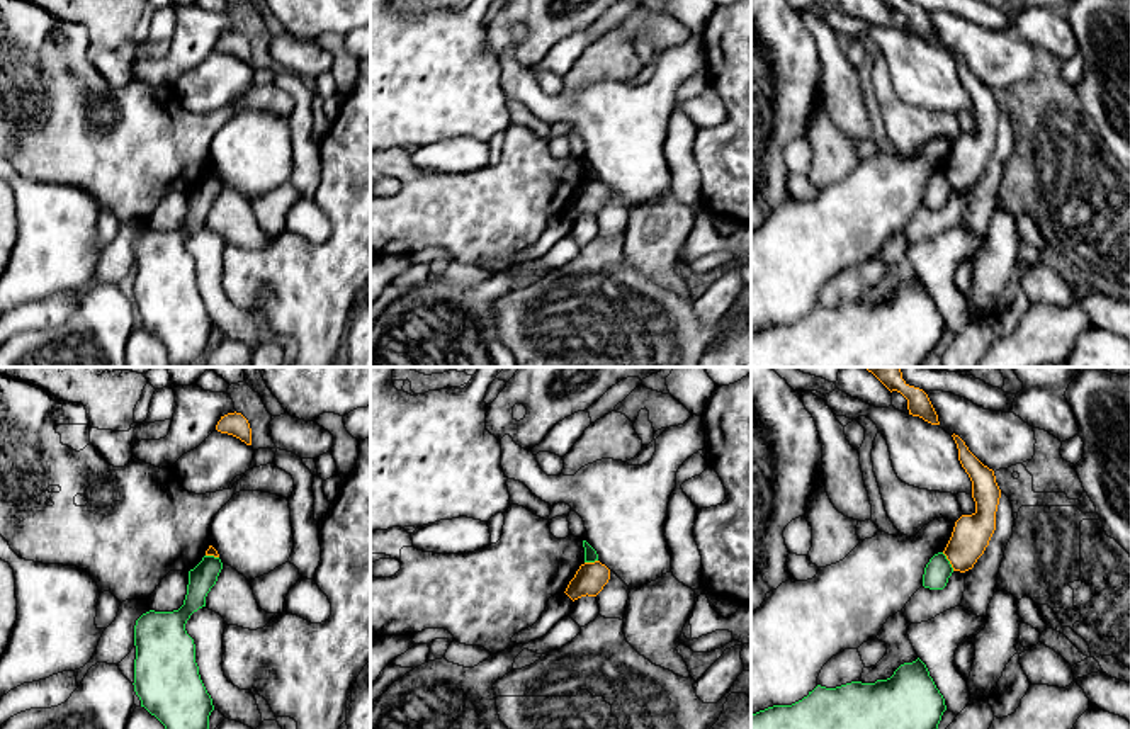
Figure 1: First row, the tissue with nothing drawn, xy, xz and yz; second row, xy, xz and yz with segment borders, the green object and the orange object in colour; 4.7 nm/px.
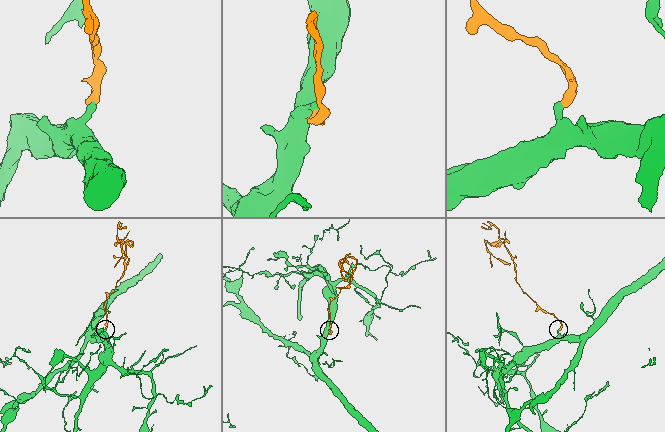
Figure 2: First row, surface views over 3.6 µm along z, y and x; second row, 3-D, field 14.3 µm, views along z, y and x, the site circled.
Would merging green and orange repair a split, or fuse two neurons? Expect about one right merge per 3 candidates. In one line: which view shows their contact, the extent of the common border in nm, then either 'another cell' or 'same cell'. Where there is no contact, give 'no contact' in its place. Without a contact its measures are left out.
yz | 110 nm | another cell

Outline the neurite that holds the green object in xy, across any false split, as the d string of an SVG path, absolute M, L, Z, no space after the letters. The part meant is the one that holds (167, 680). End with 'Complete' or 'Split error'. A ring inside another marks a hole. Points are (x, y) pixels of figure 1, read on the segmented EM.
M204 556L189 571L184 605L173 612L143 613L134 625L134 692L165 729L209 729L214 710L195 663L195 644L185 624L206 607L223 569L219 557Z. Complete

